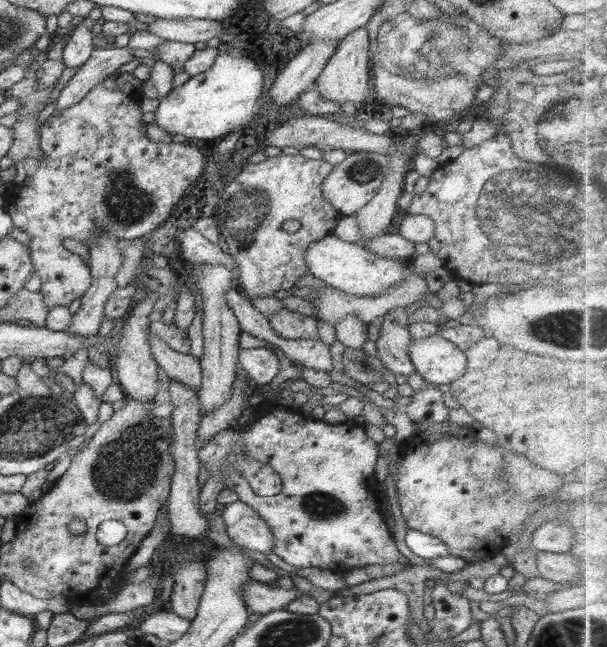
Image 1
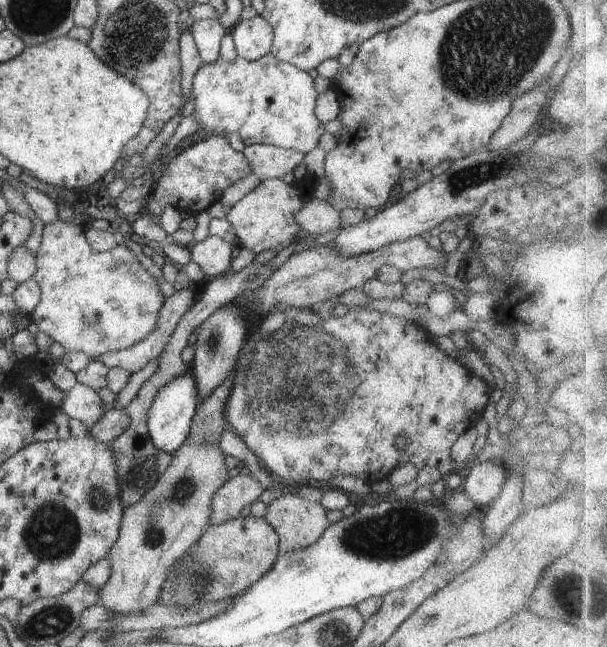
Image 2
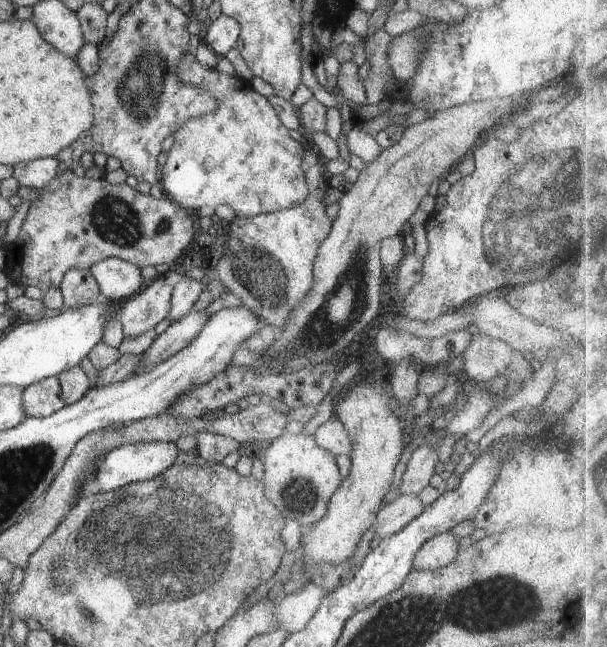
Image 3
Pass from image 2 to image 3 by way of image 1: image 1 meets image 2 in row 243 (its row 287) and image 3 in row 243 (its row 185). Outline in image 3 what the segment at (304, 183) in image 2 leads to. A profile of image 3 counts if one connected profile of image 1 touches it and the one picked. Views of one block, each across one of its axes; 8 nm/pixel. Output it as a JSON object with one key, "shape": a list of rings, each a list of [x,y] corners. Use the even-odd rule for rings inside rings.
{"shape":[[[306,147],[302,158],[302,170],[306,182],[309,184],[308,198],[302,204],[297,204],[286,210],[257,214],[250,218],[233,219],[232,222],[226,224],[230,240],[214,268],[214,281],[224,284],[224,293],[230,292],[240,298],[242,304],[246,308],[250,308],[258,316],[258,320],[262,320],[264,326],[269,324],[274,326],[276,333],[286,328],[286,322],[292,316],[292,312],[310,294],[310,290],[314,286],[314,260],[319,246],[332,228],[332,223],[326,214],[328,203],[325,200],[330,188],[329,176],[326,175],[324,164],[318,160],[318,154],[309,147]]]}

